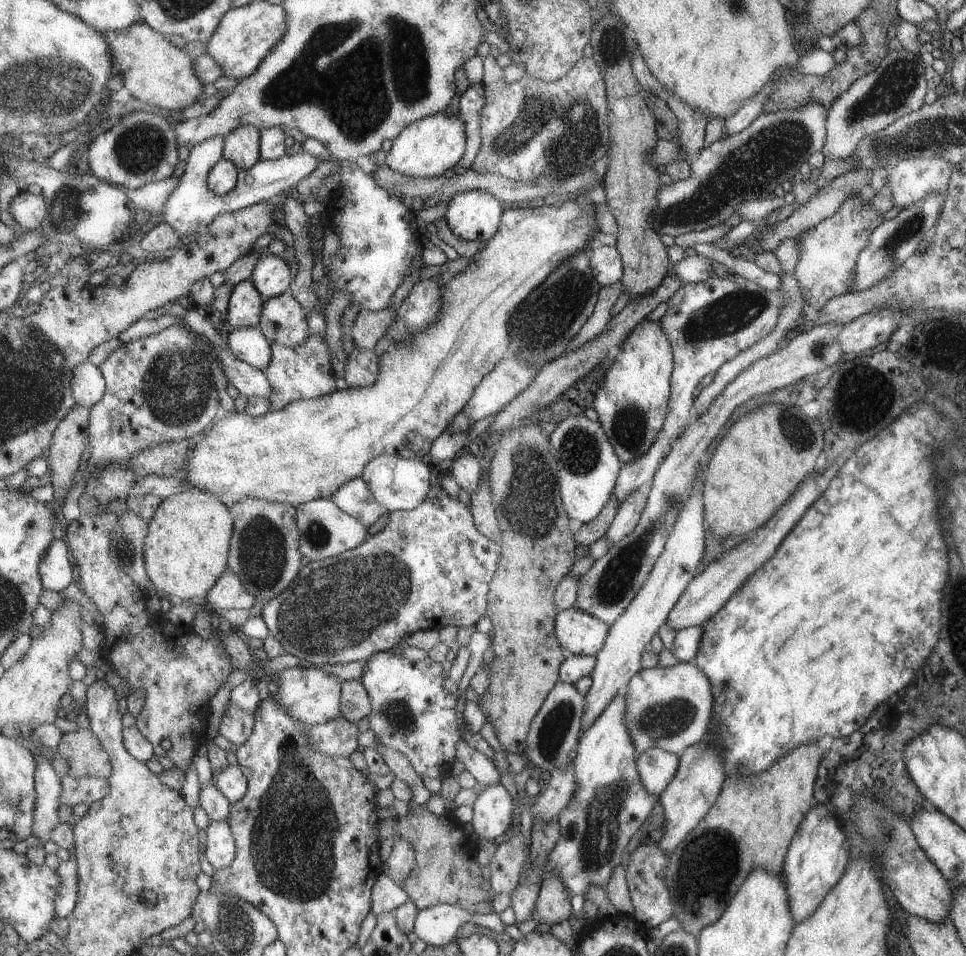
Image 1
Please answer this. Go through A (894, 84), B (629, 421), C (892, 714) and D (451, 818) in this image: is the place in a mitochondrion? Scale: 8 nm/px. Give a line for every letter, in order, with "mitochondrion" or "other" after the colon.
A: mitochondrion
B: mitochondrion
C: other
D: other

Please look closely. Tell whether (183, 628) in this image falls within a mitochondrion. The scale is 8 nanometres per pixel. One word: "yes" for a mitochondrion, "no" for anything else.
no

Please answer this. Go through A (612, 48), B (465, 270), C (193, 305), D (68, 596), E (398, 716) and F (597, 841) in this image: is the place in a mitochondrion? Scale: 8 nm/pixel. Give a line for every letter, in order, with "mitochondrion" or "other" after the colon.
A: mitochondrion
B: other
C: other
D: other
E: mitochondrion
F: mitochondrion

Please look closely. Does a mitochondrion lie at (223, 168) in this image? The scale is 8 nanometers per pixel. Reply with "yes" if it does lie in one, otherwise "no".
no

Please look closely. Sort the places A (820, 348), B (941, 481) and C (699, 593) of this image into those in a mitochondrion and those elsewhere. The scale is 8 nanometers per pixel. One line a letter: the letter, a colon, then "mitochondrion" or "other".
A: mitochondrion
B: other
C: other

